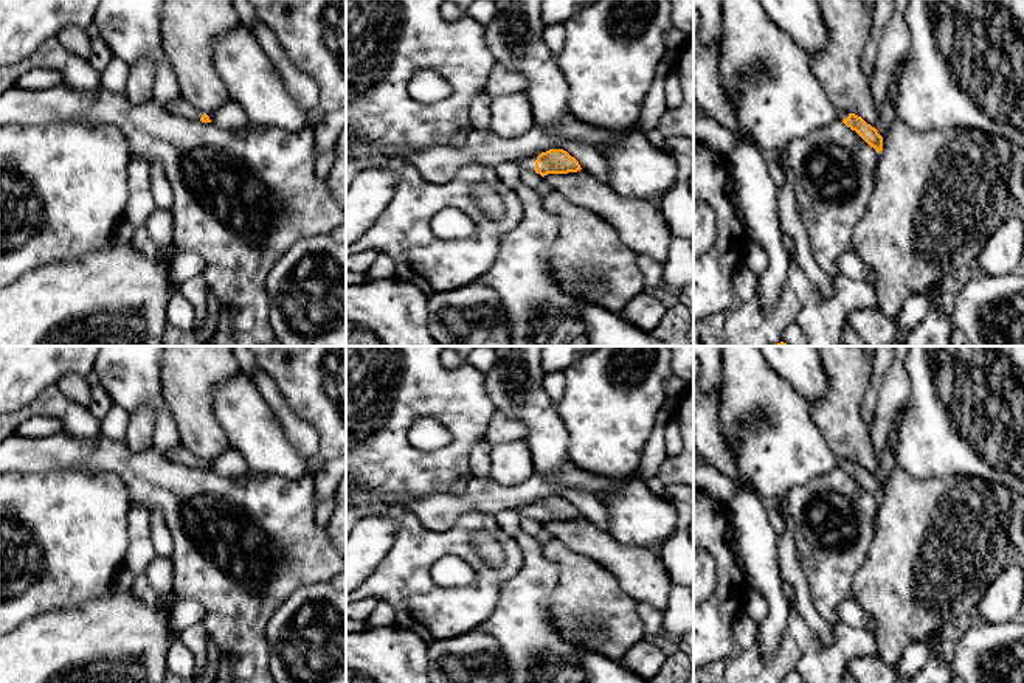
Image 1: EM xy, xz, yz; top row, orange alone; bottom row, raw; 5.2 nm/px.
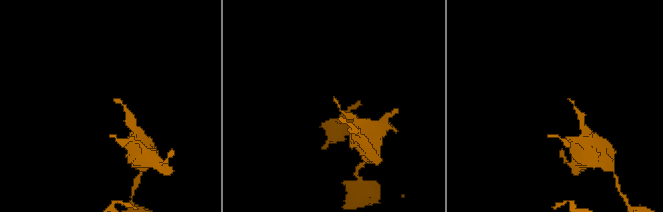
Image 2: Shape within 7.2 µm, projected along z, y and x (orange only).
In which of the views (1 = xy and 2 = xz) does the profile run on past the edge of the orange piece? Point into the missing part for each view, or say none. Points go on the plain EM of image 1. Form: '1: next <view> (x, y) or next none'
1: next xy (180, 455)
2: next xz (528, 509)

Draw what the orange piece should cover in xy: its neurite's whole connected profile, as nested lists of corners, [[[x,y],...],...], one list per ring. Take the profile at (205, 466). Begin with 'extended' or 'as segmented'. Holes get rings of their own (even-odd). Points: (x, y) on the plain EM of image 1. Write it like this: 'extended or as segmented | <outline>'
extended | [[[178,446],[177,449],[174,449],[166,459],[175,463],[175,464],[182,464],[186,467],[194,467],[194,469],[202,469],[202,470],[211,470],[209,464],[200,458],[197,458],[195,455],[192,455],[188,449],[185,449],[183,446]]]

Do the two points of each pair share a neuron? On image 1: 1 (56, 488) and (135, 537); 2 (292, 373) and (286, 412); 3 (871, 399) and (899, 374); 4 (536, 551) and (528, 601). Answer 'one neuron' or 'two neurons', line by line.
1: two neurons
2: two neurons
3: two neurons
4: one neuron

